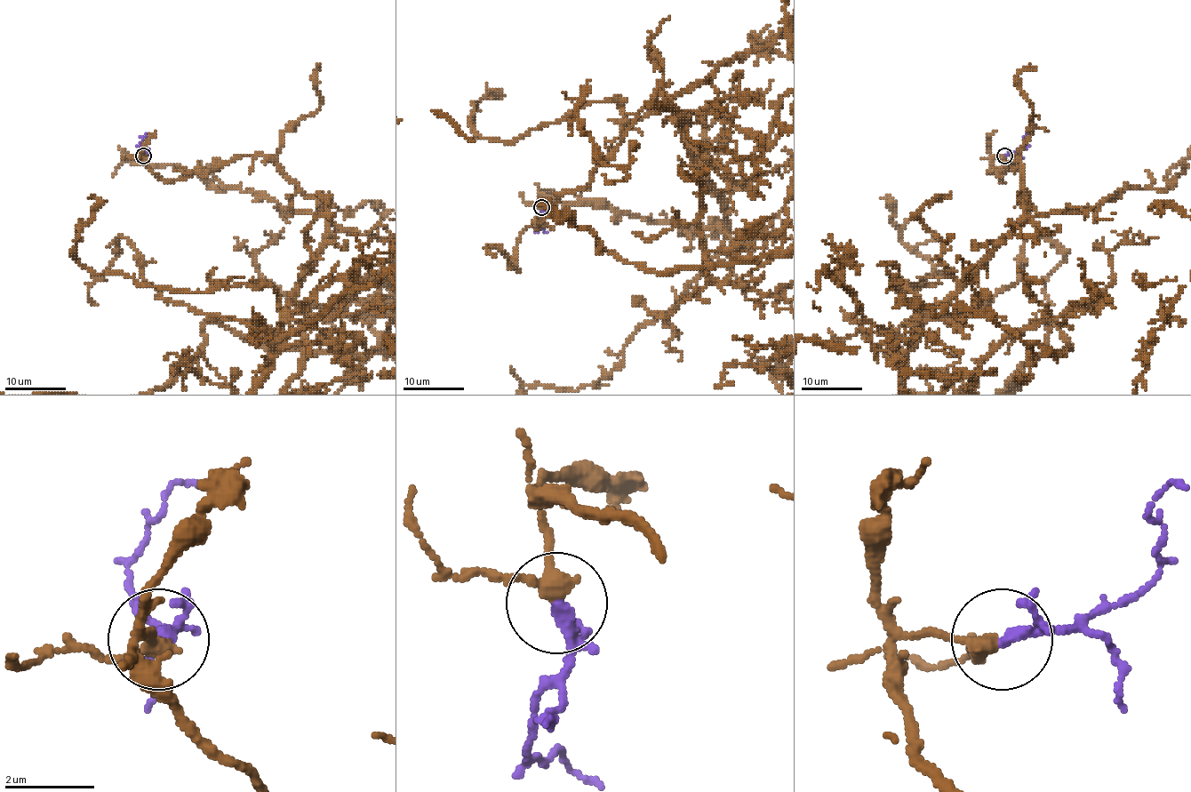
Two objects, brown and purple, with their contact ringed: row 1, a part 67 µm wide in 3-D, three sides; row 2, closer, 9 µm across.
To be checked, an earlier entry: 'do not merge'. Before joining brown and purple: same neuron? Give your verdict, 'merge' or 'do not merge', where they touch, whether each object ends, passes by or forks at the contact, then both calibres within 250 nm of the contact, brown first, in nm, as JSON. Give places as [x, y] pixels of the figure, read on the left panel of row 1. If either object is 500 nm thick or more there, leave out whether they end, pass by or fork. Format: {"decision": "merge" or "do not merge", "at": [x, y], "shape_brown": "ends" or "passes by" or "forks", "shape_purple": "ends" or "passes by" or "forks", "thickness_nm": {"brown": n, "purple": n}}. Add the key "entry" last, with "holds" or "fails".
{"decision": "merge", "at": [143, 156], "shape_brown": "passes by", "shape_purple": "forks", "thickness_nm": {"brown": 300, "purple": 170}, "entry": "fails"}

